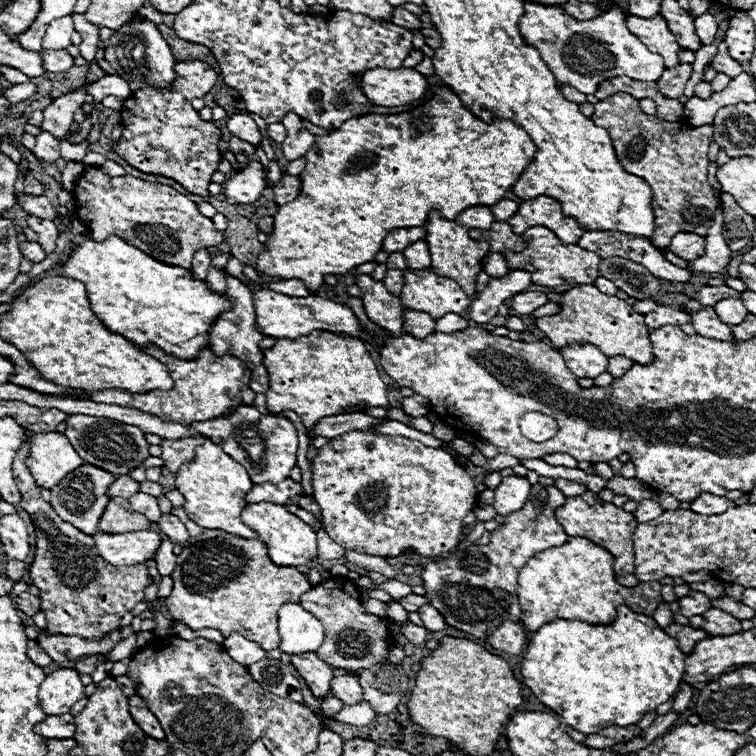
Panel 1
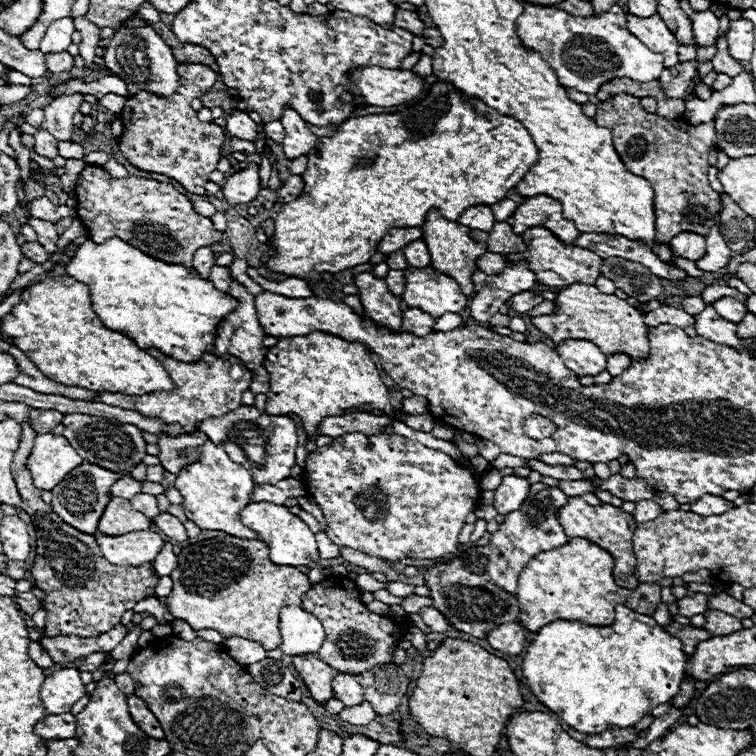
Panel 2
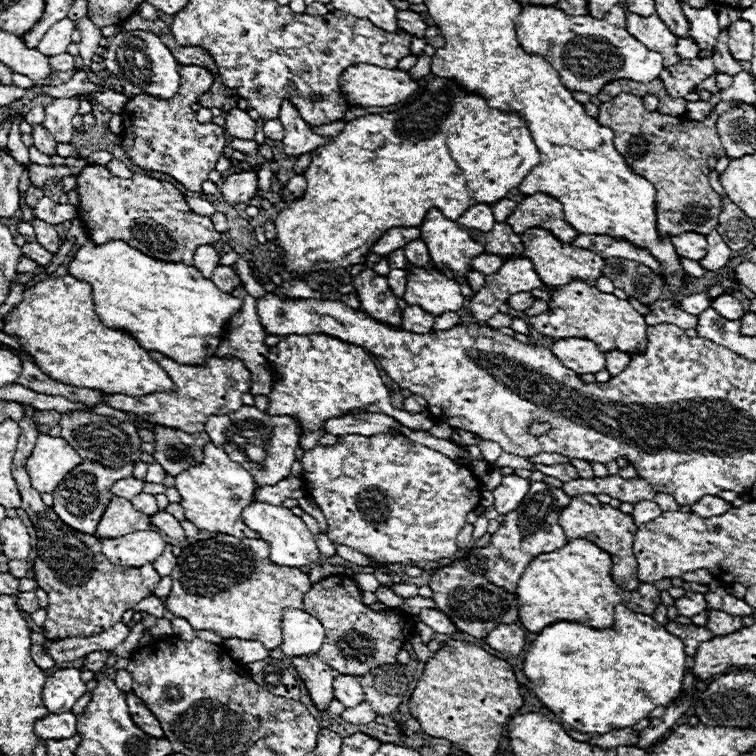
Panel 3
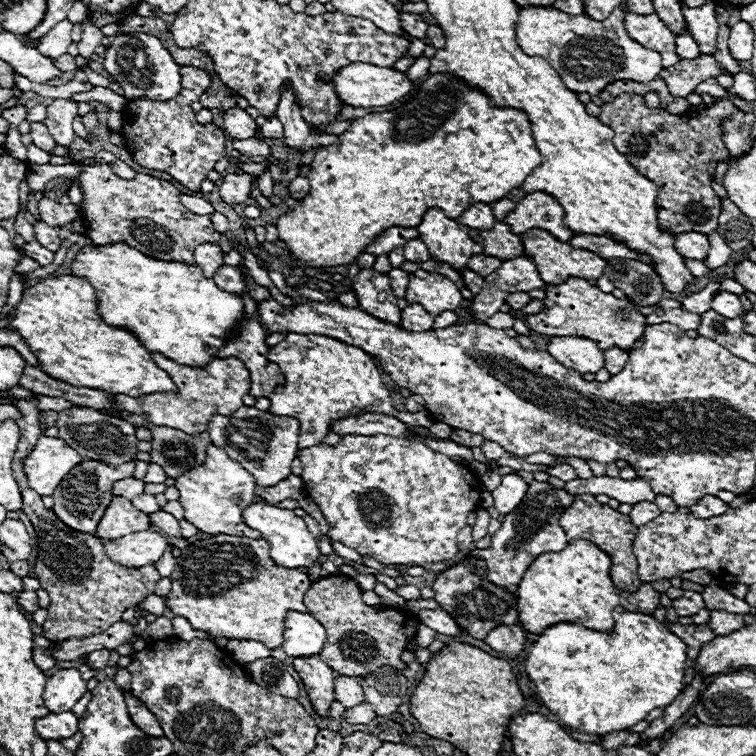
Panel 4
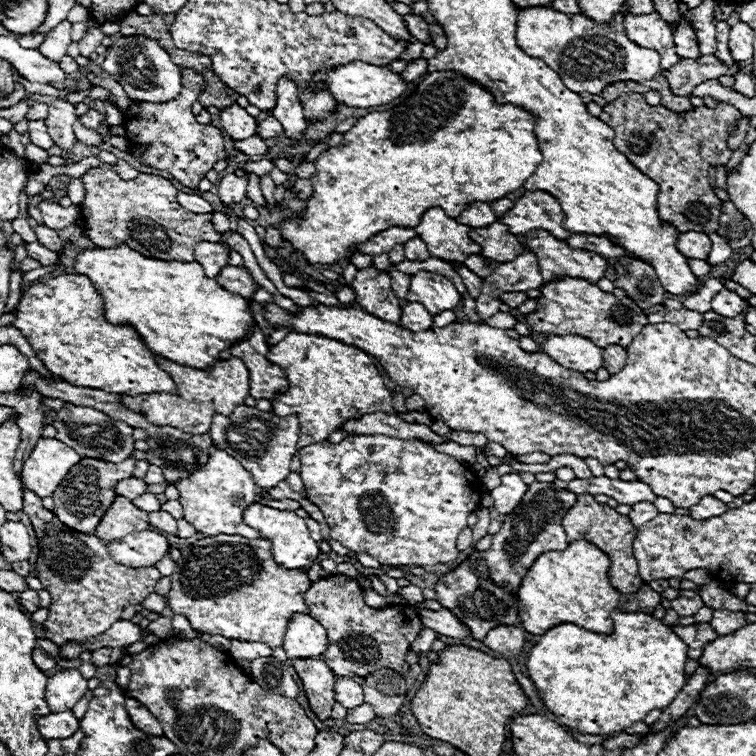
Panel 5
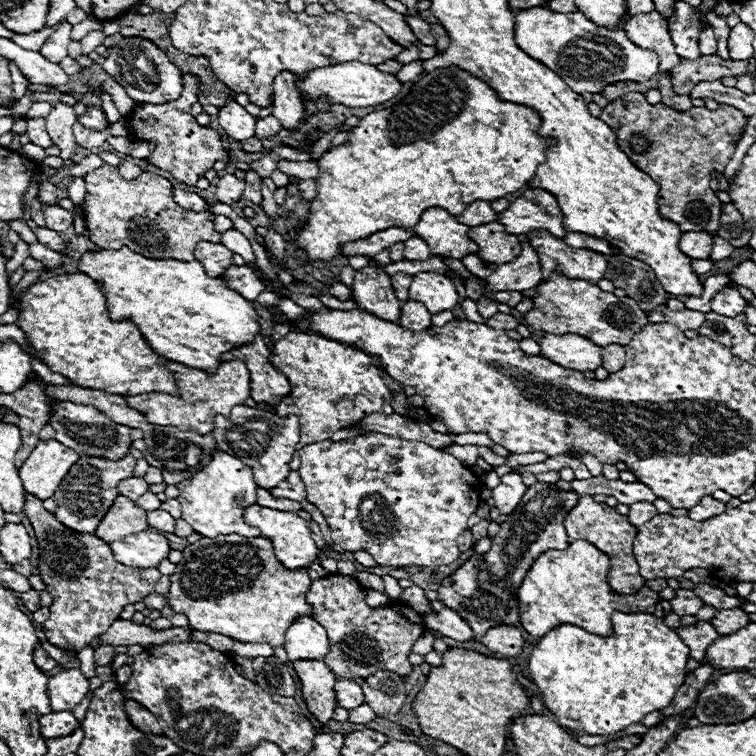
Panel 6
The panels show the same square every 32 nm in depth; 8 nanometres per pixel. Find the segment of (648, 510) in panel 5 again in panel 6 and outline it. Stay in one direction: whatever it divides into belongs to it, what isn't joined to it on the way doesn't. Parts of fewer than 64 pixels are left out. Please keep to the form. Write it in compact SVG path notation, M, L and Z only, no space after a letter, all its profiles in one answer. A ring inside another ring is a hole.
M636 502L636 504L630 504L630 512L628 512L628 520L630 524L634 524L636 528L646 524L650 518L654 518L658 514L658 510L654 508L654 504L650 502Z

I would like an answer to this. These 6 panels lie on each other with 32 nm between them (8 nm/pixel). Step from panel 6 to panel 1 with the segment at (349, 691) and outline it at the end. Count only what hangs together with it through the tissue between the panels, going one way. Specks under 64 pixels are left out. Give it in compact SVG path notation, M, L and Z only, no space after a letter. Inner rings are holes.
M336 676L332 678L332 696L342 700L346 706L348 704L360 704L362 698L362 686L356 676Z

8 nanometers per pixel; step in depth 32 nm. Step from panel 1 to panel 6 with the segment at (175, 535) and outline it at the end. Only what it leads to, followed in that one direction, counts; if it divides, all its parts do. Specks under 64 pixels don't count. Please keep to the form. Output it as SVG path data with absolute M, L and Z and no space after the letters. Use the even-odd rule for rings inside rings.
M152 510L152 512L148 512L148 524L158 528L158 530L174 532L174 522L176 520L166 510Z

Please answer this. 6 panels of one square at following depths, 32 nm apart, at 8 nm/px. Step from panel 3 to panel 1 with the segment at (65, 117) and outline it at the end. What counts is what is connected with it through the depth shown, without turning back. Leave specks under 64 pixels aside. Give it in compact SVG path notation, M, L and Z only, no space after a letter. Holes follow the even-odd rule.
M84 90L70 92L66 96L56 98L50 106L44 108L44 120L42 120L40 128L46 130L46 132L52 132L52 136L56 136L58 140L64 140L70 134L74 112L84 102L86 102L86 92Z

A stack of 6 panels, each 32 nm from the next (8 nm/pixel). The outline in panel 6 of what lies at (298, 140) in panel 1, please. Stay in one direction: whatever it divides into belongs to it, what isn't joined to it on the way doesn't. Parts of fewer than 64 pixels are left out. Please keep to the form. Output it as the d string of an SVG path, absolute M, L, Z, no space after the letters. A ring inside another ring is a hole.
M280 72L274 78L272 84L274 94L274 116L280 120L284 128L296 128L298 122L302 122L302 102L294 86L294 74L292 72Z

